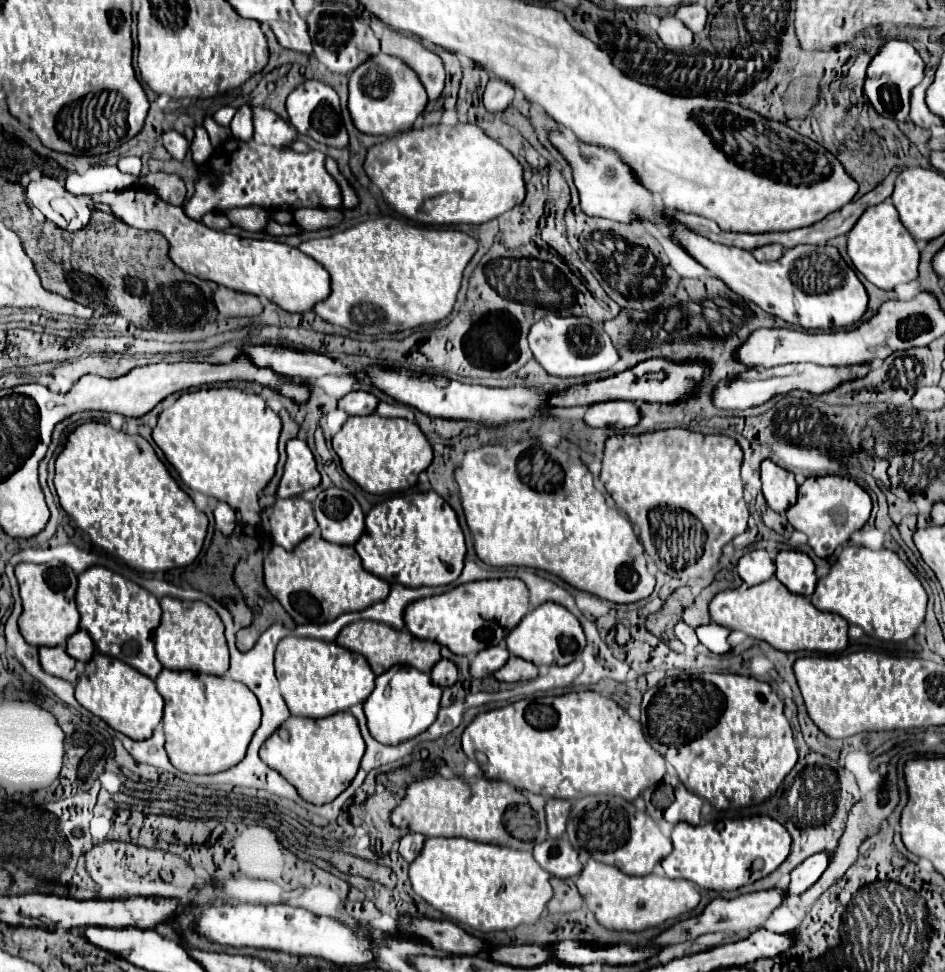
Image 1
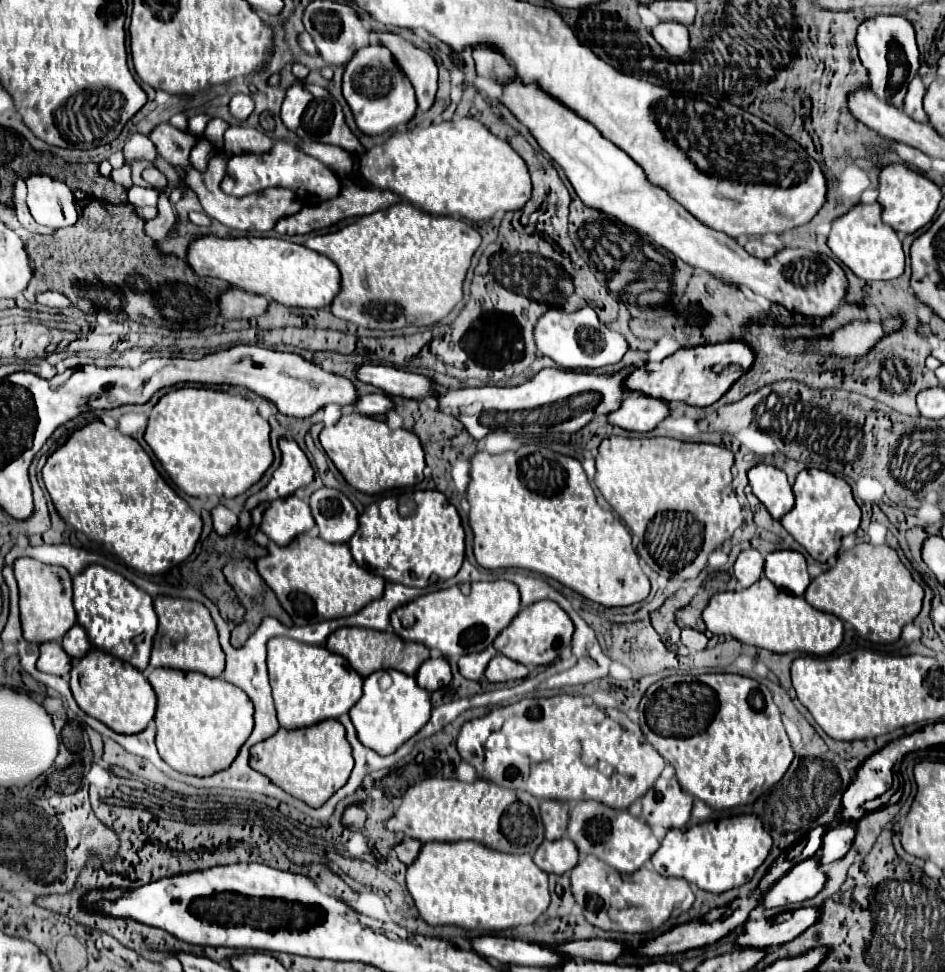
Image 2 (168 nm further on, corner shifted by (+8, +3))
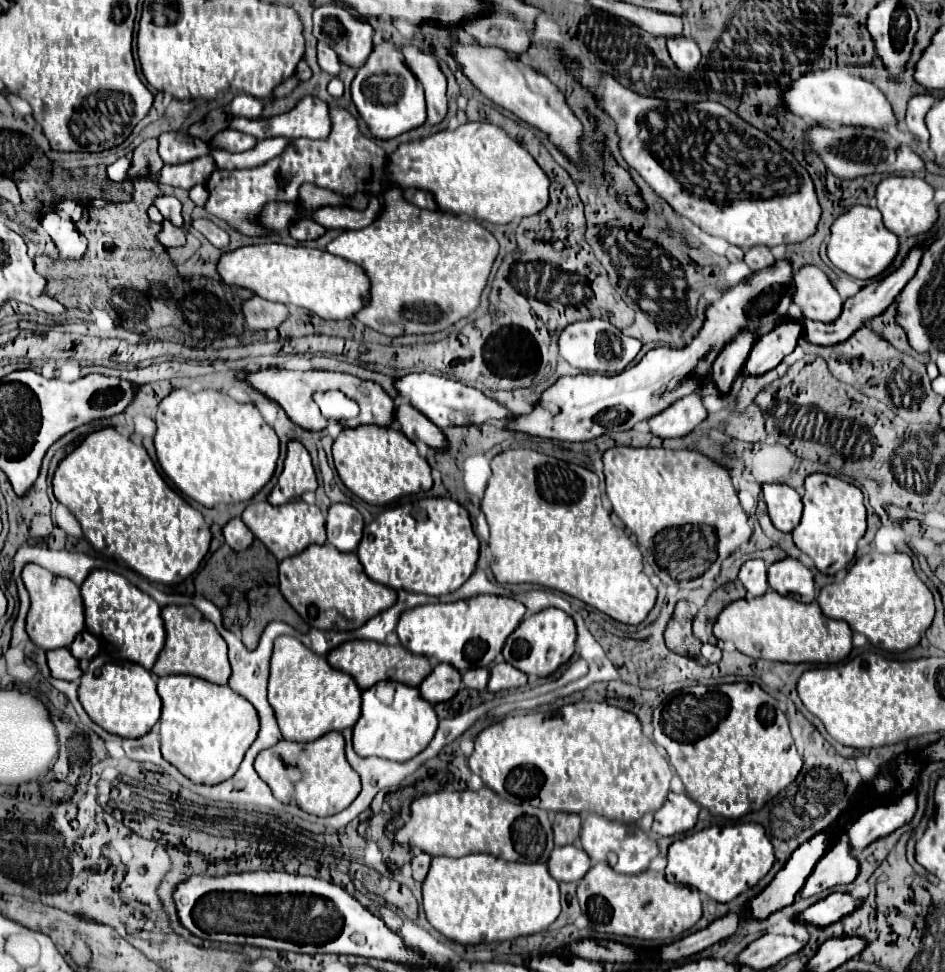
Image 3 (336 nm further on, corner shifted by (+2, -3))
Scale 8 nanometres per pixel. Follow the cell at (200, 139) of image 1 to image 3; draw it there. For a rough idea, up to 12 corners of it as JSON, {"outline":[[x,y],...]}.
{"outline":[[304,97],[292,111],[230,127],[256,137],[326,139],[328,103]]}

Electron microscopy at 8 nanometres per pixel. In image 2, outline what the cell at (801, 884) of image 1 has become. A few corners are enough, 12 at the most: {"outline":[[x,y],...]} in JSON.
{"outline":[[854,827],[830,829],[816,853],[828,865],[850,851]]}

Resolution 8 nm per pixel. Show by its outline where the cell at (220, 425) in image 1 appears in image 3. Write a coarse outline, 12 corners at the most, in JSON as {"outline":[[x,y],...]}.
{"outline":[[176,389],[158,463],[204,507],[248,501],[278,435],[252,403]]}

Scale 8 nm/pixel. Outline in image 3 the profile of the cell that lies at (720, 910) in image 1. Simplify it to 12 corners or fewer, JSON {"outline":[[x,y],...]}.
{"outline":[[844,833],[808,875],[802,897],[846,885],[860,871]]}

